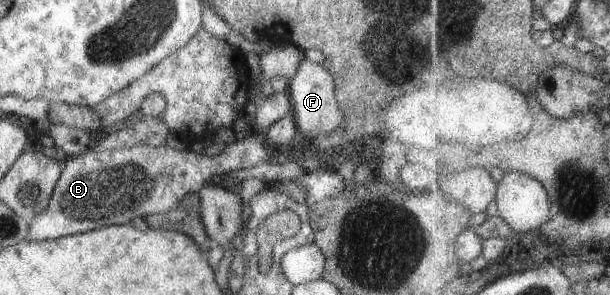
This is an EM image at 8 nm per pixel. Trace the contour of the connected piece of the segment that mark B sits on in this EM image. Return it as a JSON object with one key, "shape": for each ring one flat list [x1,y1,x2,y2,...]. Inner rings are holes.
{"shape":[[249,130,226,143,217,155,205,156,187,150,179,144,165,146,145,143,101,150,87,149,78,156,67,158,50,193,47,205,27,220,27,240,55,239,91,231,103,225,129,223,135,217,164,214,184,196,197,193,203,183,217,174,227,174,257,165,267,160,261,142,264,136]]}

